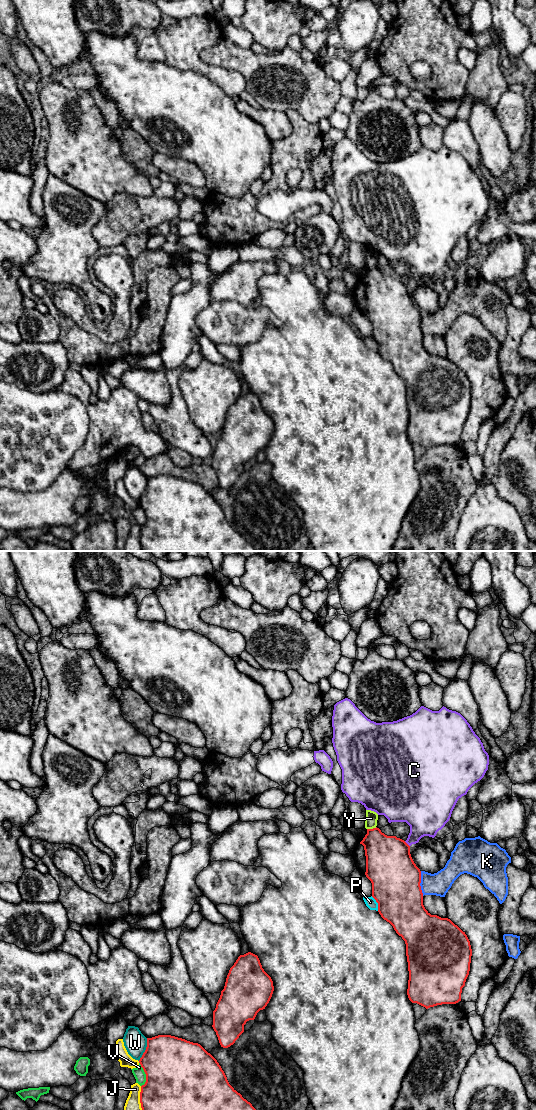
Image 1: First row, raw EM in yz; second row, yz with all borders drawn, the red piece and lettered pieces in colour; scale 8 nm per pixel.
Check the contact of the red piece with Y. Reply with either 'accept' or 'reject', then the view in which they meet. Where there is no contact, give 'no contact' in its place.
reject | yz

